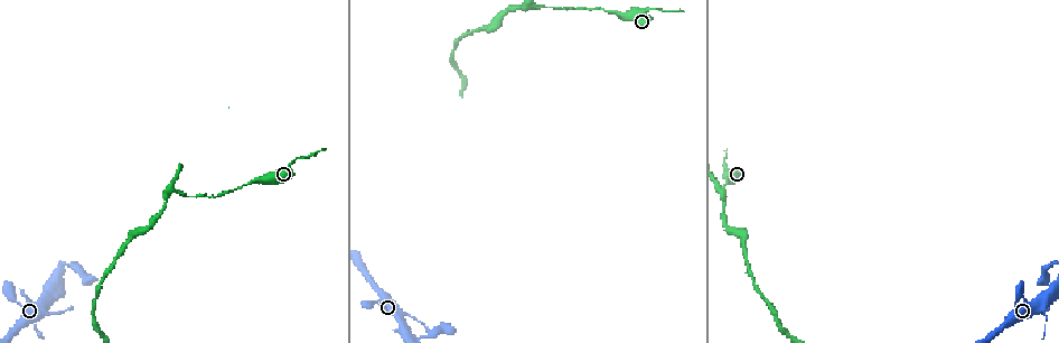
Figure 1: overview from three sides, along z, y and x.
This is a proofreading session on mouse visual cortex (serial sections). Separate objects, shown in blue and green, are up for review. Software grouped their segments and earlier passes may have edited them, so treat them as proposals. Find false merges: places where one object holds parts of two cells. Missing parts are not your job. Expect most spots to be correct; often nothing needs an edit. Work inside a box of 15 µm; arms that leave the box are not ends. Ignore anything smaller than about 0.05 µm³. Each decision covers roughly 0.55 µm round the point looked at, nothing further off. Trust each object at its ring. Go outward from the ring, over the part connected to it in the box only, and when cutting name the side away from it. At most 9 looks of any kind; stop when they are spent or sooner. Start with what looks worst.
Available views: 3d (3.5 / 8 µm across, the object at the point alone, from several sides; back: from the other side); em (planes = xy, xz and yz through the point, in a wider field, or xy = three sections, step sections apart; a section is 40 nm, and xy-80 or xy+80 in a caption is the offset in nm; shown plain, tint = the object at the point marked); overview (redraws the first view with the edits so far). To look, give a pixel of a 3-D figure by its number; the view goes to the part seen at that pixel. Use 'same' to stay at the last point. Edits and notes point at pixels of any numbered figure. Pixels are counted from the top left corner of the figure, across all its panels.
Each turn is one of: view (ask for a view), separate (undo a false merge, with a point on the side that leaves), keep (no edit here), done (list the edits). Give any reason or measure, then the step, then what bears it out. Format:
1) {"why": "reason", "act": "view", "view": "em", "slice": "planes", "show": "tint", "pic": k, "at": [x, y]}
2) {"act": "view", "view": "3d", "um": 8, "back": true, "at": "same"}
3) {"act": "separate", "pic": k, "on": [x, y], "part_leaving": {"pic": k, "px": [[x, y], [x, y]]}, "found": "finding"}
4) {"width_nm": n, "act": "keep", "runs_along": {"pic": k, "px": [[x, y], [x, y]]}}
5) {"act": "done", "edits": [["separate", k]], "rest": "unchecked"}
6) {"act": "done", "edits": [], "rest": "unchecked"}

{"why": "thin neck", "act": "view", "view": "3d", "um": 3.5, "pic": 1, "at": [219, 193]}

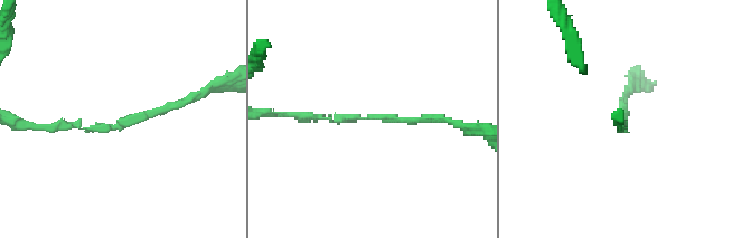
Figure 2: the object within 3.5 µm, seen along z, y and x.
{"act": "view", "view": "em", "slice": "xy", "step": 3, "show": "tint", "pic": 2, "at": [109, 127]}

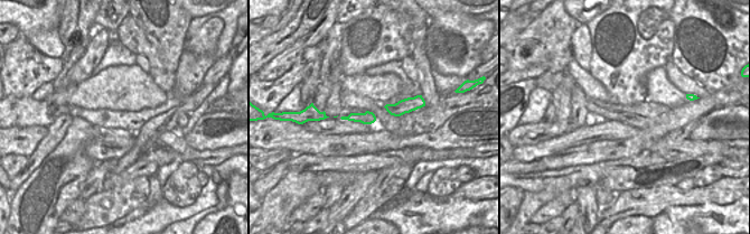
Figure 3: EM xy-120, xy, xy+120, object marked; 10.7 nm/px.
{"width_nm": 140, "act": "keep", "runs_along": {"pic": 2, "px": [[179, 105], [104, 129], [35, 129]]}, "found": "all the same cell"}

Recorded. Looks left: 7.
{"why": "three-way junction", "act": "view", "view": "3d", "um": 3.5, "pic": 1, "at": [722, 190]}

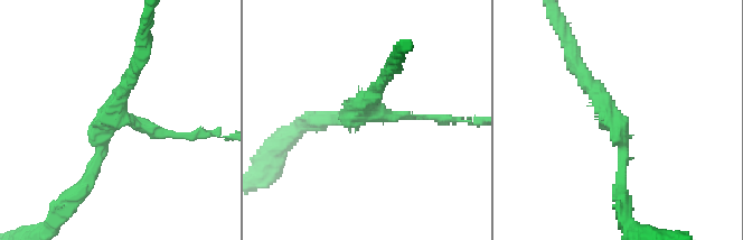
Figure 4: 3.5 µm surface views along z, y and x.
{"arms": 3, "arm_widths_nm": [100, 150, 200], "why": "now the EM", "act": "view", "view": "em", "slice": "xy", "step": 1, "show": "tint", "pic": 4, "at": [358, 115]}

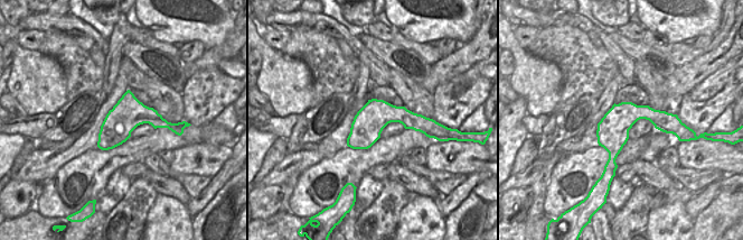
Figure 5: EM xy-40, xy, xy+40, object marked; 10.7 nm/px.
{"act": "keep", "runs_along": {"pic": 4, "px": [[167, 137], [112, 117], [78, 193]]}, "found": "one cell here"}

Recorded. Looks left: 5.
{"why": "calibre changes", "act": "view", "view": "3d", "um": 3.5, "back": true, "pic": 1, "at": [9, 293]}

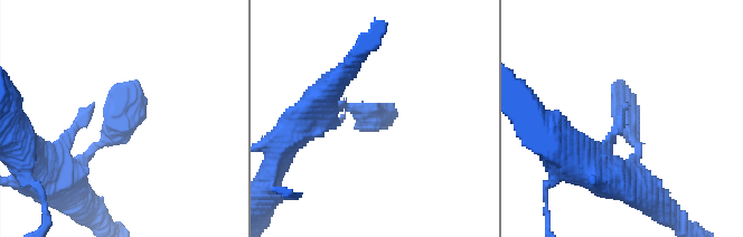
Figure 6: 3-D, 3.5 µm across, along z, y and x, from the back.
{"why": "now the EM", "act": "view", "view": "em", "slice": "xy", "step": 3, "show": "tint", "pic": 6, "at": [373, 116]}

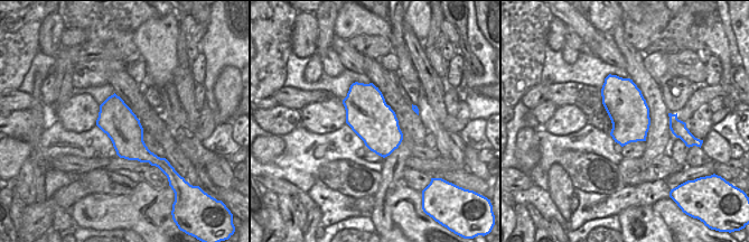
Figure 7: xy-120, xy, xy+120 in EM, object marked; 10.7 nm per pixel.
{"width_nm": 480, "act": "keep", "runs_along": {"pic": 6, "px": [[74, 173], [119, 129], [137, 81]]}, "found": "continuous, no second cell"}

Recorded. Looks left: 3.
{"why": "looks like a crossing", "act": "view", "view": "3d", "um": 3.5, "pic": 1, "at": [407, 333]}

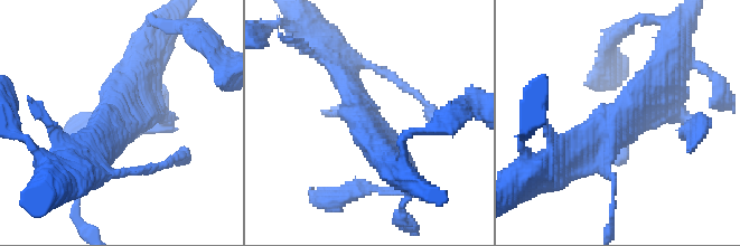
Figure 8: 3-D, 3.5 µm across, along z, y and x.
{"arm_widths_nm": [300, 350, 350, 400], "act": "keep", "runs_along": {"pic": 8, "px": [[573, 159], [599, 142], [671, 59]]}, "found": "continuous, no second cell"}

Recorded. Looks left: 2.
{"act": "done", "edits": [], "rest": "unchecked"}

